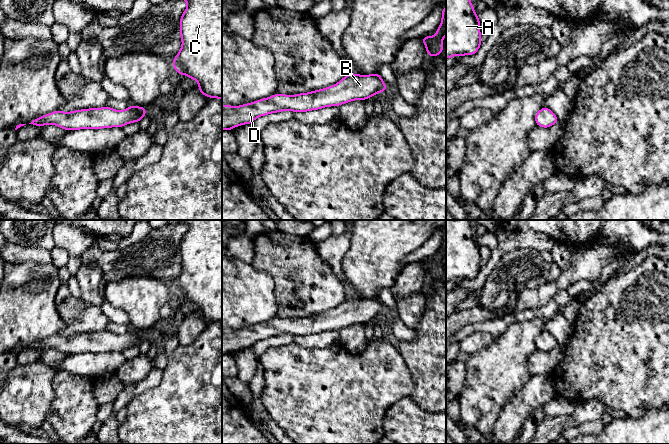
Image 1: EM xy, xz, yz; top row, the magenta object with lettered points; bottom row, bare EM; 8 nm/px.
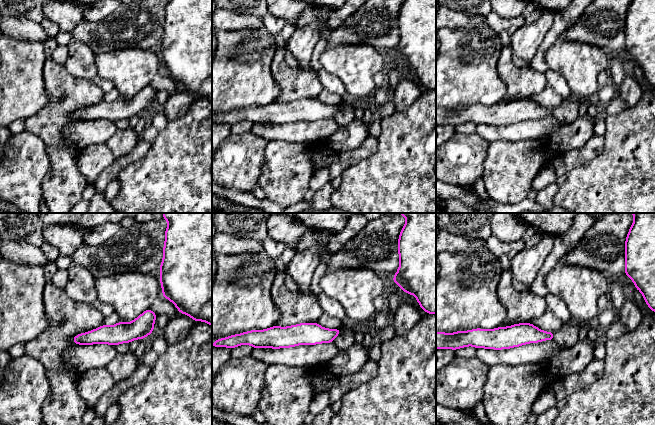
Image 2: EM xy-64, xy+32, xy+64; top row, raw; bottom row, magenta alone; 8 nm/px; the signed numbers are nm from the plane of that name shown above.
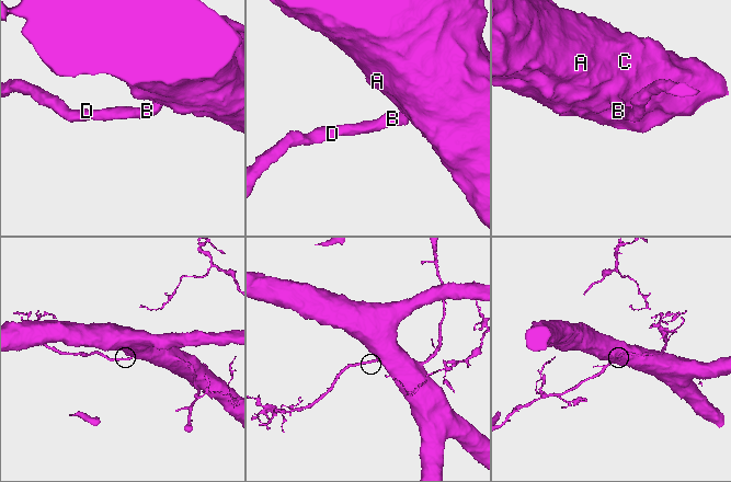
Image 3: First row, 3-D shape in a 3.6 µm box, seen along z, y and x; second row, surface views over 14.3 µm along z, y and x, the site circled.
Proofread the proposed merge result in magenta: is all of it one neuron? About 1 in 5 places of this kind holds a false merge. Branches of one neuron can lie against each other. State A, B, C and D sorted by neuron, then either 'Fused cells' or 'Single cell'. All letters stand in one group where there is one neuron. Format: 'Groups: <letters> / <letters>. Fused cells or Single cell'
Groups: A B C D. Single cell

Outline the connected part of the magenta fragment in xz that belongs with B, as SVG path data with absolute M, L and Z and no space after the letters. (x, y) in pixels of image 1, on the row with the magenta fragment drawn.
M378 73L371 75L347 74L331 87L296 95L274 94L238 107L222 106L222 130L232 130L243 124L250 125L256 118L281 111L306 112L324 107L340 106L353 100L366 100L387 91Z

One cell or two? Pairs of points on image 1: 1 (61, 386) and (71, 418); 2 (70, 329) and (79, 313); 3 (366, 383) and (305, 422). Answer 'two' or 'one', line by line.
1: one
2: one
3: one

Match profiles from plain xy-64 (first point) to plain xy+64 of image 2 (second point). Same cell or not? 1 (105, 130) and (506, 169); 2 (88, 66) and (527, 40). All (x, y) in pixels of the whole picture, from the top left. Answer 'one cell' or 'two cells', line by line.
1: two cells
2: one cell

